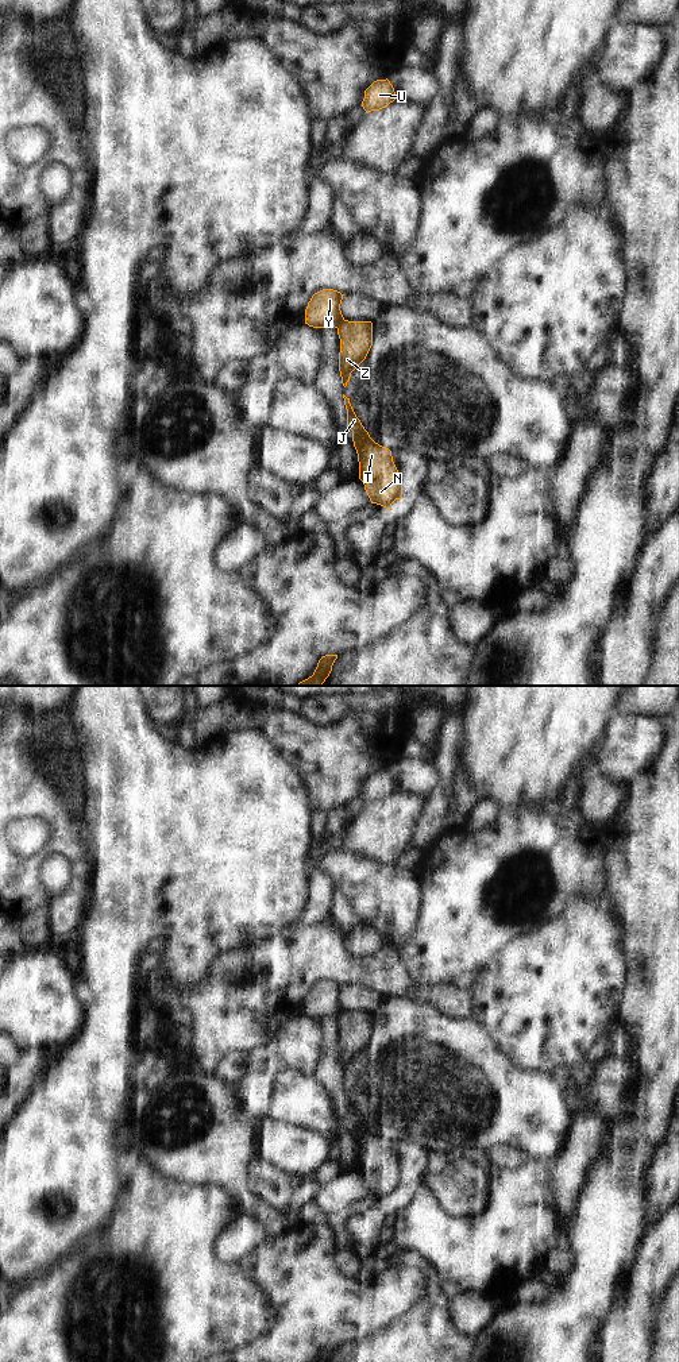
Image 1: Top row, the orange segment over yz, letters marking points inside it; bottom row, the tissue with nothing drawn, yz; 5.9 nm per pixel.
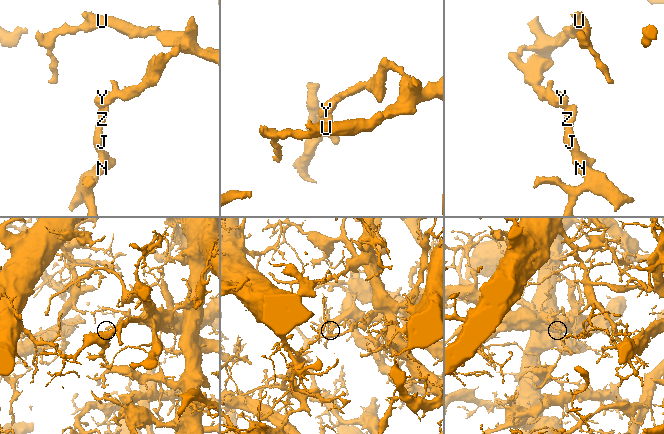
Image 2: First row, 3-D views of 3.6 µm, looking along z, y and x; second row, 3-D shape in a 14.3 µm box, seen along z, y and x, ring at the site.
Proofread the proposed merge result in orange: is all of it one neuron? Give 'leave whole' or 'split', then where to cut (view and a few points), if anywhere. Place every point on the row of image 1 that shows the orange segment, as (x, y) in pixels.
split; cut in yz along (344, 320), (336, 327)

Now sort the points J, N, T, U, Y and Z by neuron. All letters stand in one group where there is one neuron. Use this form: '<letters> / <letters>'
J N T Z / U Y

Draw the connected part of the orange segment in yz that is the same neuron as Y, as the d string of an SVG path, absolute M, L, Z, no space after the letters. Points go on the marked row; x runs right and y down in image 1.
M323 289L315 293L305 309L305 324L313 328L337 328L344 321L340 310L343 296L333 289Z

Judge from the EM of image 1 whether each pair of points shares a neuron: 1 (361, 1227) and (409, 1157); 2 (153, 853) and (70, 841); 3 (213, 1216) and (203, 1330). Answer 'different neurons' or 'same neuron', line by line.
1: same neuron
2: different neurons
3: same neuron

